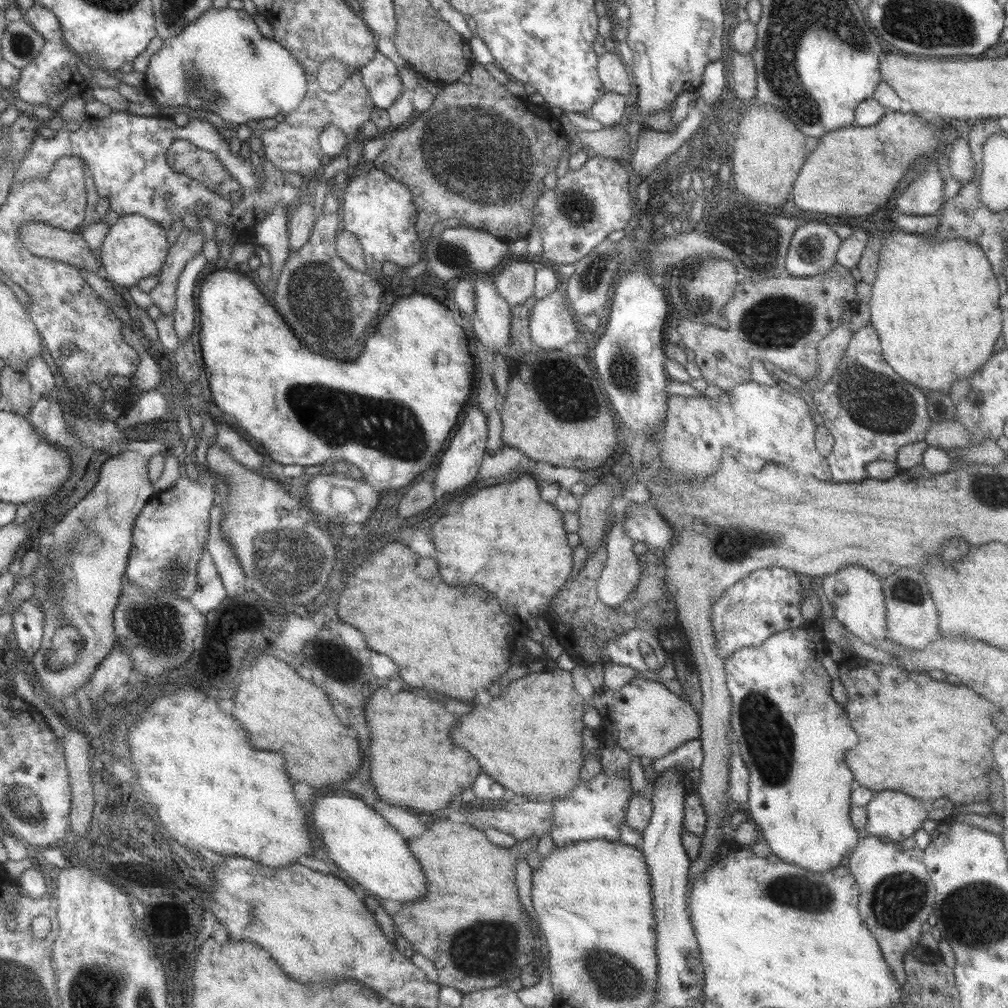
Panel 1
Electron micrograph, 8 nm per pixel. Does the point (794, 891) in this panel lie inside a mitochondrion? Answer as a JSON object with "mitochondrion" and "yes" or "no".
{"mitochondrion":"yes"}

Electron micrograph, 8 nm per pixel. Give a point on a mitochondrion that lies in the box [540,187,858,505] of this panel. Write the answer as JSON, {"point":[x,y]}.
{"point":[779,321]}

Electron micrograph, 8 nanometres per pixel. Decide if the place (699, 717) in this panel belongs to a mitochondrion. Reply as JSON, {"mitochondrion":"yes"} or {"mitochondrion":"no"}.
{"mitochondrion":"no"}

